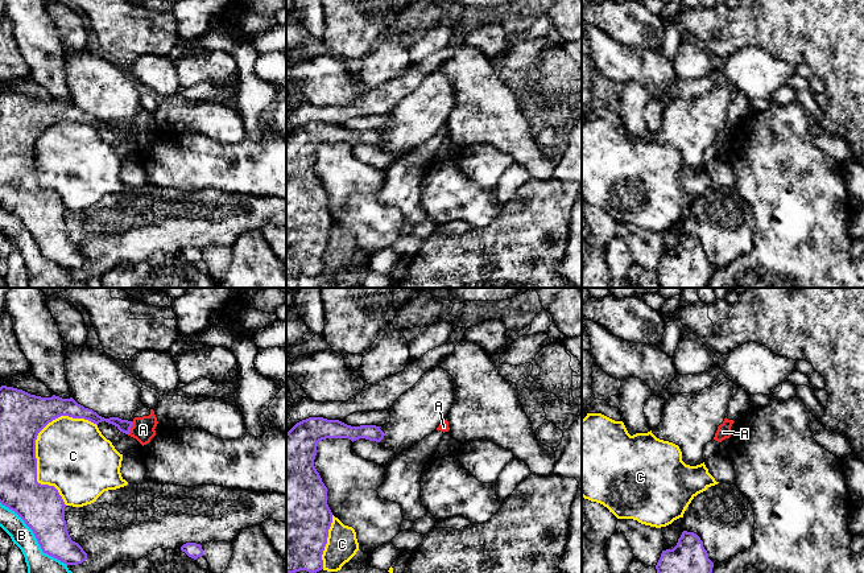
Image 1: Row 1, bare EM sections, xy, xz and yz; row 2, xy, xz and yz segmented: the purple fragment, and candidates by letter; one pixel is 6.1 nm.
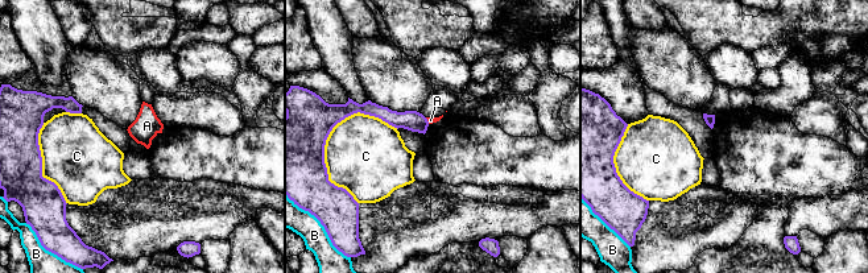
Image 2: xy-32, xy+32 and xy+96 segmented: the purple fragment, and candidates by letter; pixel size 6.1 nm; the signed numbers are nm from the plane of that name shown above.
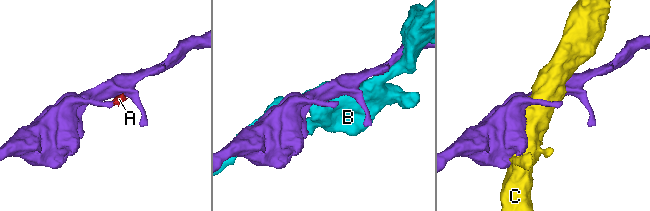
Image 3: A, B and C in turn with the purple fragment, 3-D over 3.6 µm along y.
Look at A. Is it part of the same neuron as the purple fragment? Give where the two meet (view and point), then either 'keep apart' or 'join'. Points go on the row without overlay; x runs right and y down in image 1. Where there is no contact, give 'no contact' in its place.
meets purple in xy at (131, 131); keep apart

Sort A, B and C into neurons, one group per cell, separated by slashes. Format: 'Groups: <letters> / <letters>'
Groups: A / B / C

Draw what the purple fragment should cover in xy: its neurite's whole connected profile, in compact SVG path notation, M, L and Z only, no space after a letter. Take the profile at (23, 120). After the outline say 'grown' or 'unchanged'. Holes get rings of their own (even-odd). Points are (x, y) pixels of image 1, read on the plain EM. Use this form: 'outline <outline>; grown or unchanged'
outline M0 91L0 207L25 226L44 257L66 269L78 269L87 264L87 257L69 239L66 209L54 190L37 186L37 140L61 120L84 123L96 129L106 125L125 139L133 127L104 123L73 102L41 102Z; unchanged

